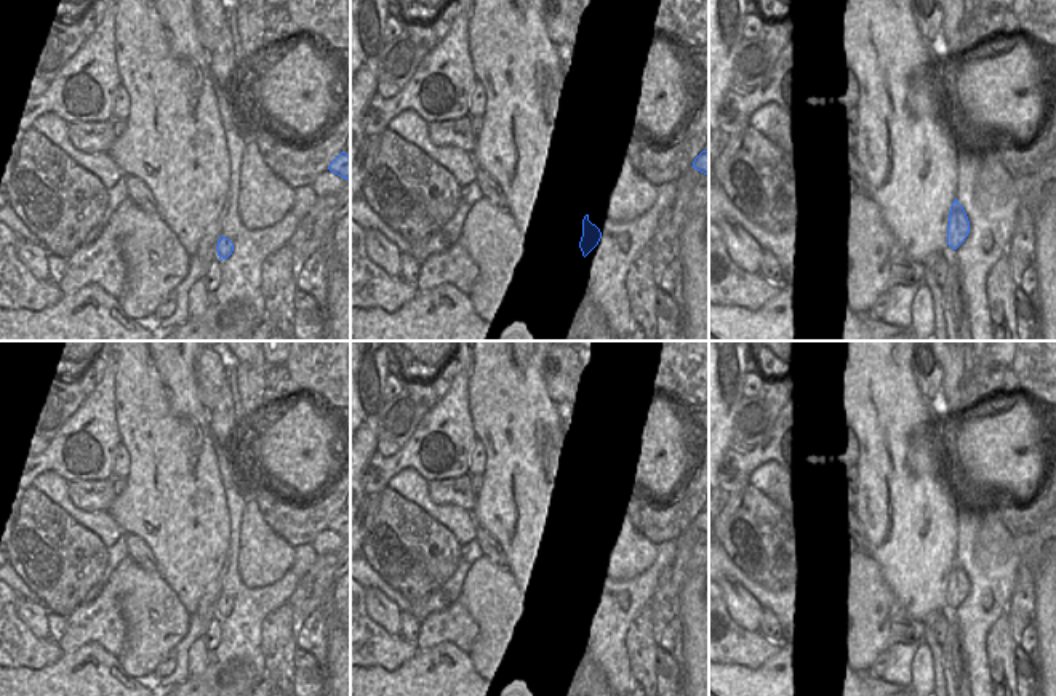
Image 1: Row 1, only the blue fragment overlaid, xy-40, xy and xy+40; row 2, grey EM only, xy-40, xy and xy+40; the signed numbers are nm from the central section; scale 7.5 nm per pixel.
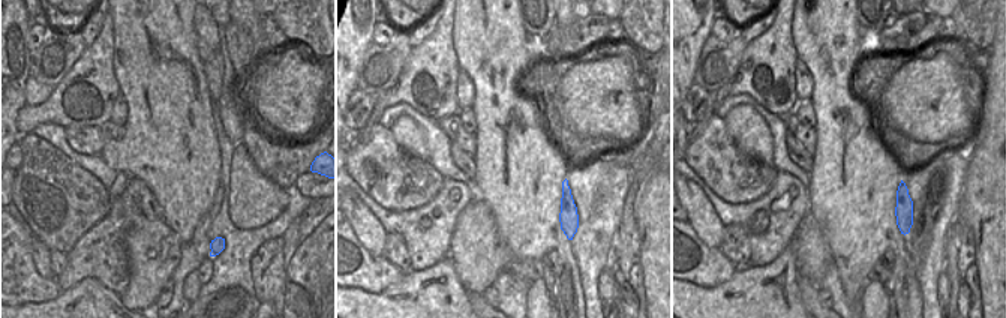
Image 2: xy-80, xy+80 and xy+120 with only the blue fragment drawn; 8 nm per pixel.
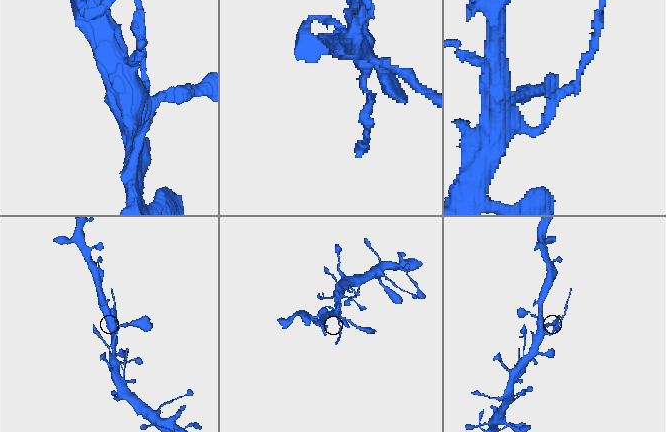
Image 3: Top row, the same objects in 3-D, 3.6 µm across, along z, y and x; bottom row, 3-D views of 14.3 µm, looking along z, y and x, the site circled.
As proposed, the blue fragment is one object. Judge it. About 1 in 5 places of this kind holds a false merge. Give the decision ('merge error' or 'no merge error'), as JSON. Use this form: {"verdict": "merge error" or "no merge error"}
{"verdict": "merge error"}

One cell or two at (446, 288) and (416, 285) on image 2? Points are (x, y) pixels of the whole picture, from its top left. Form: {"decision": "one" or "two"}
{"decision": "one"}

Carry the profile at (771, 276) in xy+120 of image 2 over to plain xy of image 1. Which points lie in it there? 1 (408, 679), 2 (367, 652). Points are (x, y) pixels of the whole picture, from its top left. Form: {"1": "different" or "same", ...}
{"1": "same", "2": "different"}

